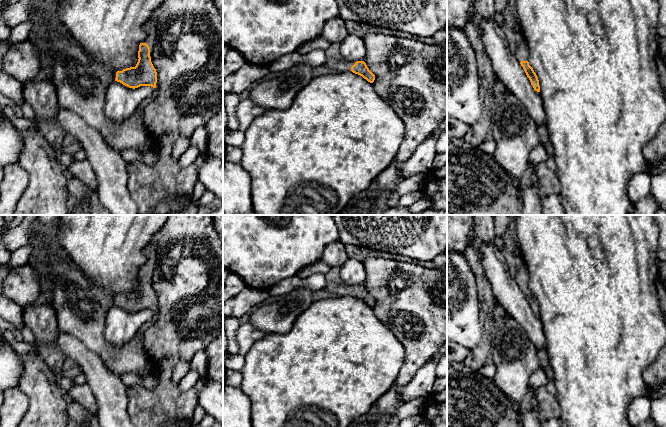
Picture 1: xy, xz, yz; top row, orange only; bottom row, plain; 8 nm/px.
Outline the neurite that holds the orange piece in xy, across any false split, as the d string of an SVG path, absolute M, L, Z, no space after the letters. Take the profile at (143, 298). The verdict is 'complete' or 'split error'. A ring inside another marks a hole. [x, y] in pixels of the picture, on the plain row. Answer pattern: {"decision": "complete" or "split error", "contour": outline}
{"decision": "split error", "contour": "M147 245L144 248L144 254L147 256L147 260L139 269L139 283L136 290L113 296L113 304L129 312L135 313L140 310L151 310L154 312L152 319L144 323L138 330L143 335L155 323L158 315L157 296L151 286L151 278L157 261L156 245Z"}

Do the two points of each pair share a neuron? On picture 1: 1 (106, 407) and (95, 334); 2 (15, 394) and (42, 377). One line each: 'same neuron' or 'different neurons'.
1: different neurons
2: different neurons

